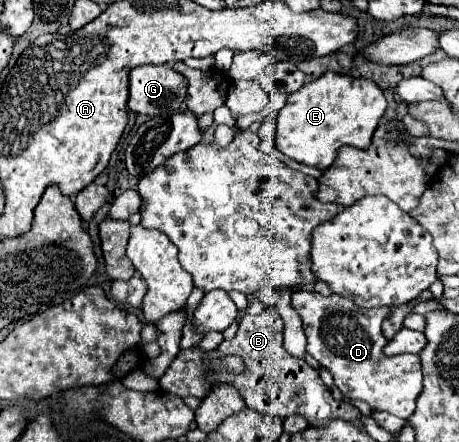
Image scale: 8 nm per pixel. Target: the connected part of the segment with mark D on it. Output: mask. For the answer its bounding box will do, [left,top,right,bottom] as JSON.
[291,291,423,419]

